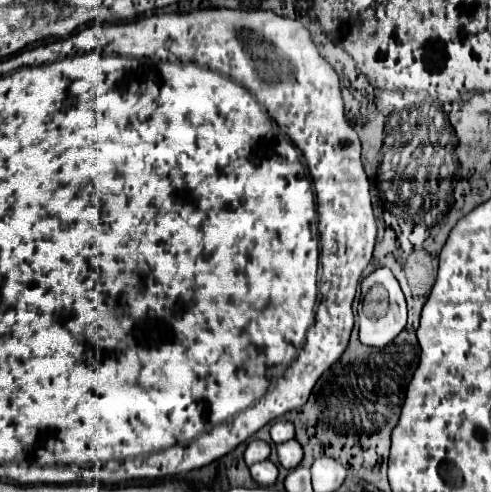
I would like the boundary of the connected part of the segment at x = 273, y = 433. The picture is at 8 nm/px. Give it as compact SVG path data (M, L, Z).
M276 421L272 427L270 427L270 437L272 441L278 445L278 443L284 443L288 439L294 437L294 425L290 421Z

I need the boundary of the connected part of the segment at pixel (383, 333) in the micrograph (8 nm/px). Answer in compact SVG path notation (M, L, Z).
M386 267L376 269L366 279L362 279L362 299L360 299L360 307L358 307L358 319L360 319L360 343L366 347L382 349L404 329L406 301L404 301L404 293L390 269L386 269Z

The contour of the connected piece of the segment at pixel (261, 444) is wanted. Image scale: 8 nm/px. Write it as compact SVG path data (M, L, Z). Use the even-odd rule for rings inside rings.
M252 439L244 451L244 459L248 465L268 459L268 455L270 455L270 445L266 441L260 441L260 439Z

